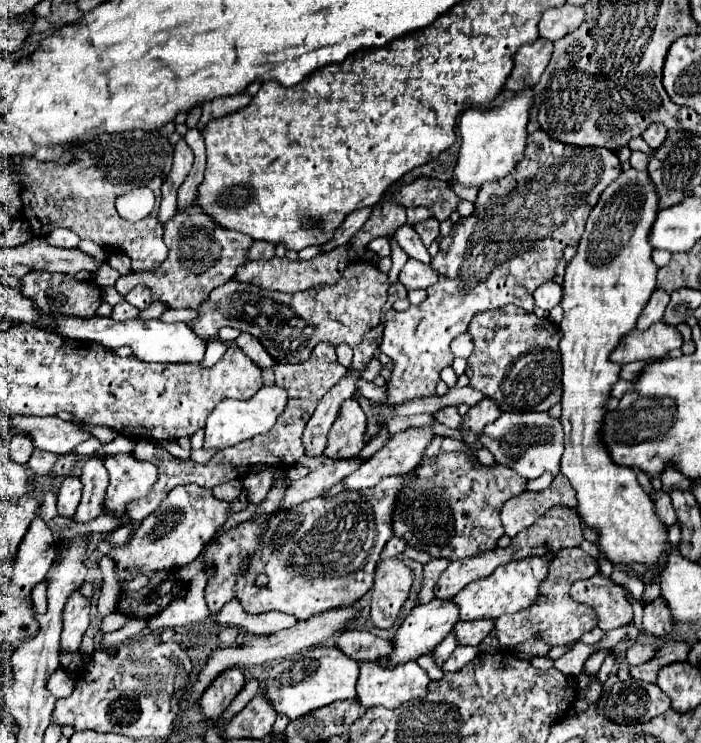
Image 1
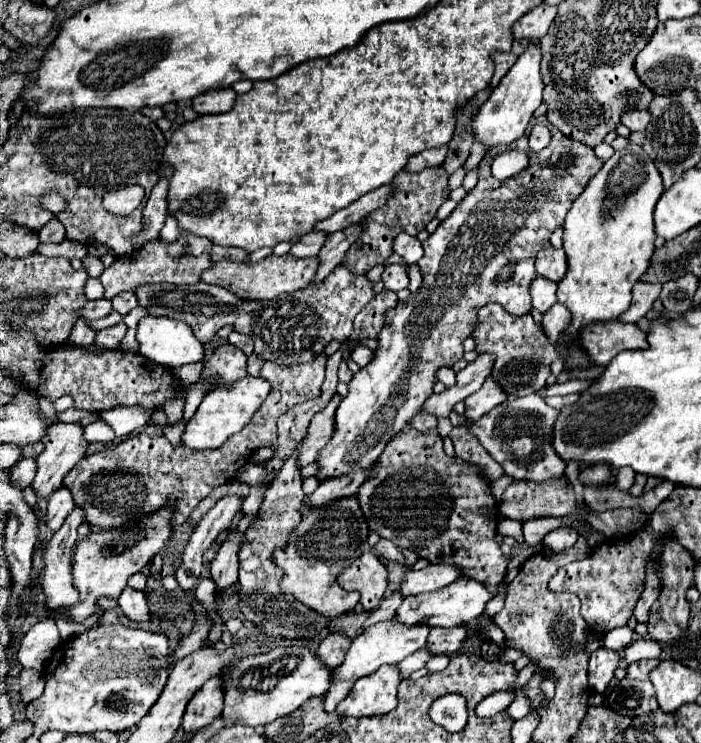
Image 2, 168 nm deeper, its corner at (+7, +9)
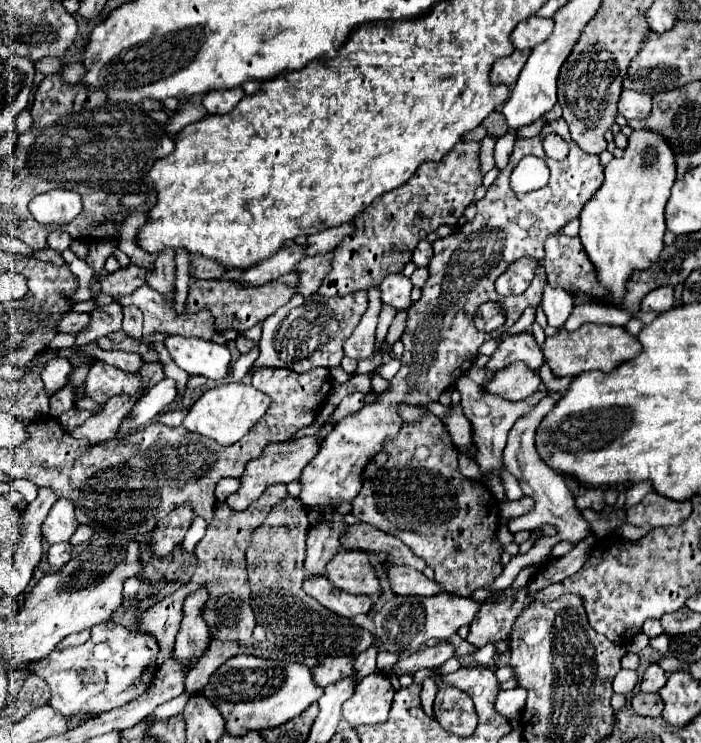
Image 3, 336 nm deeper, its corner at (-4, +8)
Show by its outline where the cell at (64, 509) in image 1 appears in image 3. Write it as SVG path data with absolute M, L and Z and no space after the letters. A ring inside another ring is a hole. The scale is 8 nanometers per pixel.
M60 498L48 518L44 520L44 538L50 542L50 544L56 544L56 542L68 542L74 532L78 528L78 520L76 520L76 508L72 506L72 502L68 502L68 498Z

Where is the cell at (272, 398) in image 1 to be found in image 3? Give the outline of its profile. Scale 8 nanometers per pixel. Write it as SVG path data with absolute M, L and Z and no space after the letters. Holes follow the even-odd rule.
M228 382L228 384L206 390L190 408L182 426L188 428L190 432L196 432L200 436L220 442L220 446L232 446L264 416L270 402L272 400L268 398L268 394L256 390L254 386L248 386L242 382L238 382L238 384Z

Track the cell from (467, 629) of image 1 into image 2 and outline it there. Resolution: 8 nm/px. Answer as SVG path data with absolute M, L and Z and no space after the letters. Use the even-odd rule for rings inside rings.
M465 627L457 629L431 629L427 639L427 649L431 655L453 655L465 641Z

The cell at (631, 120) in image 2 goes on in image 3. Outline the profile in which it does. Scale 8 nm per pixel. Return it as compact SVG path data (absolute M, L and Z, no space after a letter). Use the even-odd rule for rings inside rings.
M632 90L622 92L620 102L618 102L618 112L626 120L644 120L648 118L650 110L652 110L652 96L632 92Z

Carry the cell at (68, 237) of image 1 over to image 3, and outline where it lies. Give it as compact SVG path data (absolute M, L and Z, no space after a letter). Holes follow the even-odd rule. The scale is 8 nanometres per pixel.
M56 228L48 234L48 248L56 250L56 252L64 252L68 246L72 244L72 238L68 232L64 232L62 228Z

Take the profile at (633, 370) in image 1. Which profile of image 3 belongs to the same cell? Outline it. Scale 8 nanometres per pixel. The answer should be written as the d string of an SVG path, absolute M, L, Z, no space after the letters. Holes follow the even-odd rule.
M547 364L542 365L539 372L541 380L546 387L546 390L552 392L552 398L558 401L568 389L573 381L571 377L563 377L556 379L551 375L550 368Z

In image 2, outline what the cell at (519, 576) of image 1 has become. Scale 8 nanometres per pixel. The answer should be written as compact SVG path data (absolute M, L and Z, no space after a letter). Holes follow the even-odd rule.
M459 577L457 581L453 581L451 585L439 589L439 591L403 597L403 603L401 603L401 605L397 607L397 611L395 611L395 617L397 617L397 621L403 623L403 625L457 627L457 625L475 621L475 619L485 611L485 603L487 603L491 597L493 597L493 595L485 593L485 589L481 589L481 585L477 585L477 581L469 581L467 577Z

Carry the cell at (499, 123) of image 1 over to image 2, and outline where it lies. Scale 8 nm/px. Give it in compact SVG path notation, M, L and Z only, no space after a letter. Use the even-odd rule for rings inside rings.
M531 41L525 53L517 59L517 63L509 69L509 73L501 79L501 83L493 89L489 99L481 105L479 113L473 117L473 131L475 139L485 143L489 149L495 145L509 145L525 133L533 111L541 105L543 95L543 81L539 73L541 63L541 45L539 41Z

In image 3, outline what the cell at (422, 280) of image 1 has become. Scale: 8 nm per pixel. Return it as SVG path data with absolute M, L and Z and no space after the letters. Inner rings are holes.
M390 274L388 278L382 280L380 288L382 288L382 302L384 304L390 304L396 310L406 310L412 304L412 300L410 300L412 282L408 276Z

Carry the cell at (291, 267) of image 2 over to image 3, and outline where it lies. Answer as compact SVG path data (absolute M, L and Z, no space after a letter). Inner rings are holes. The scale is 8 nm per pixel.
M296 272L284 274L282 278L262 284L262 286L246 286L246 284L230 282L230 280L196 280L190 286L186 310L196 312L196 310L202 310L204 306L208 306L208 310L216 318L216 330L224 338L236 340L236 336L240 336L246 328L252 328L254 324L262 322L266 316L276 312L280 306L288 304L294 290L296 290L296 284L298 284Z

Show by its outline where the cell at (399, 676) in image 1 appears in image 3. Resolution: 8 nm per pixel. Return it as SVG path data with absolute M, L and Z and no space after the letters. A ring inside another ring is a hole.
M372 672L364 680L358 682L356 692L352 698L344 702L344 718L350 726L362 724L382 724L388 720L388 710L392 708L394 688L390 680L380 674Z

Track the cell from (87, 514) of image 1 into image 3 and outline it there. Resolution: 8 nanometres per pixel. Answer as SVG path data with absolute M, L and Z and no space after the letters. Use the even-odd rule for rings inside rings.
M62 542L62 544L54 544L48 550L48 562L54 568L60 568L64 564L68 564L72 558L72 544L70 542Z

